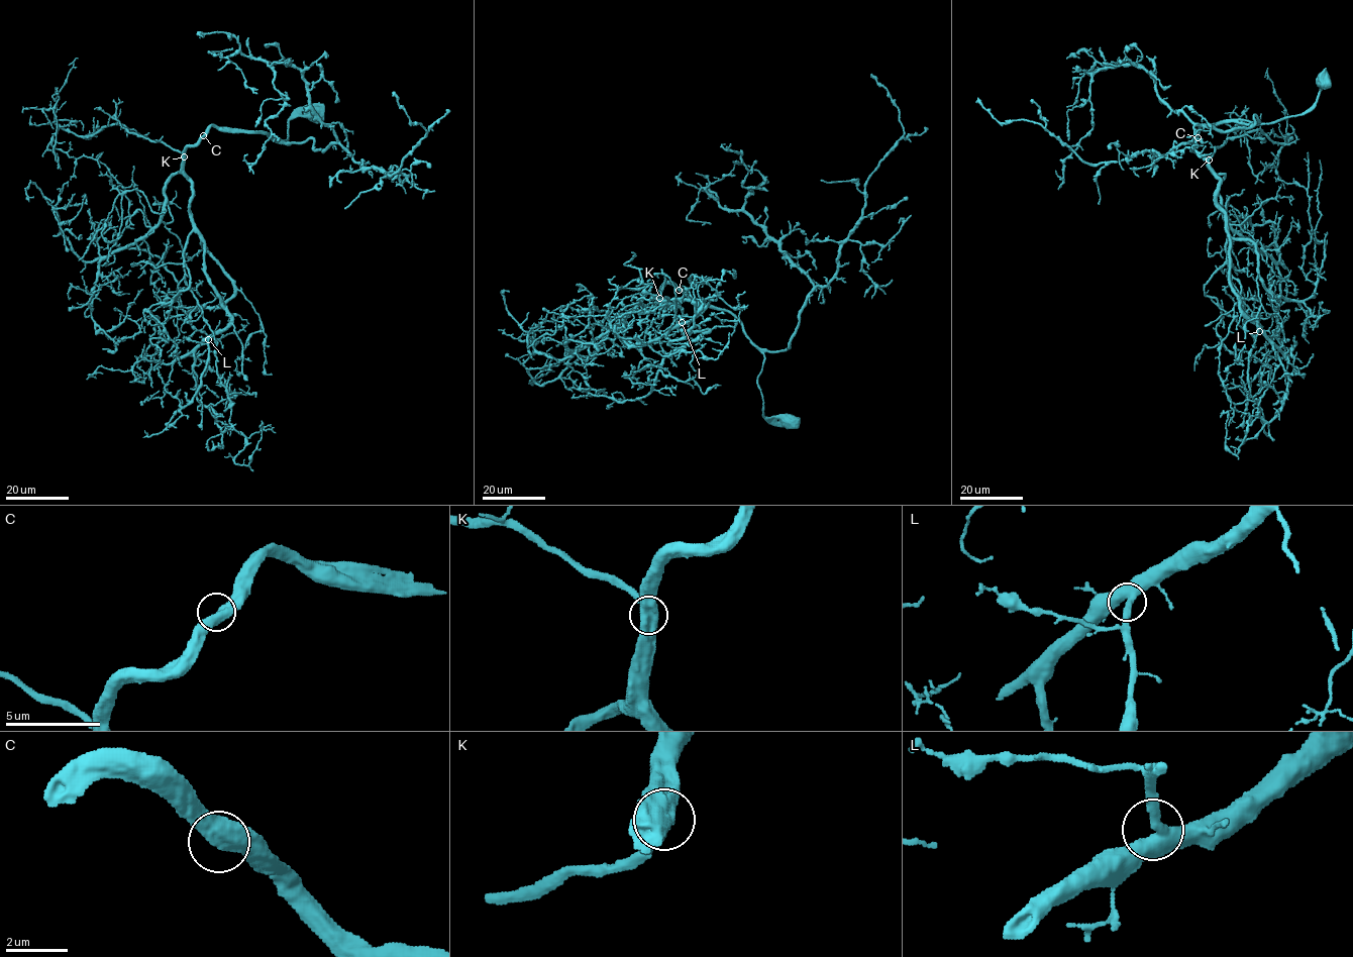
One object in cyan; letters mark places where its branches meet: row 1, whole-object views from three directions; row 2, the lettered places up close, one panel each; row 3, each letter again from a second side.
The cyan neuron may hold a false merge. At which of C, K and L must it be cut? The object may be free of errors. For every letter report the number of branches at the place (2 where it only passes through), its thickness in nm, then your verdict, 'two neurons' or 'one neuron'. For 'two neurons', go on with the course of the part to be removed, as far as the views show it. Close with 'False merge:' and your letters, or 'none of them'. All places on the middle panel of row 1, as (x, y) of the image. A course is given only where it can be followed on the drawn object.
C: branches 2; calibre 550 nm; one neuron
K: branches 2; calibre 550 nm; one neuron
L: branches 2; calibre 440 nm; one neuron
False merge: none of them

